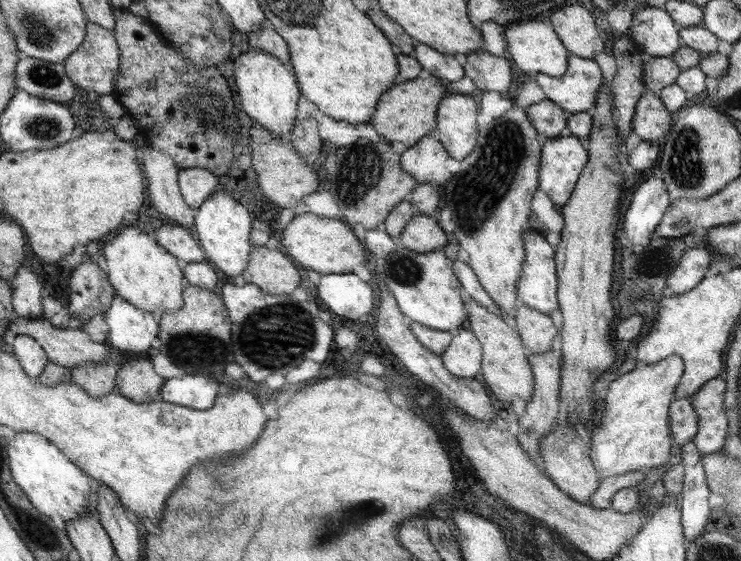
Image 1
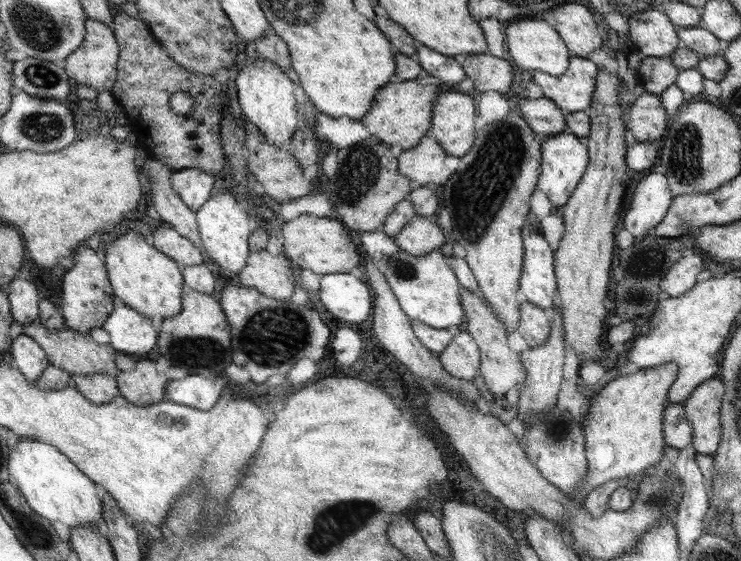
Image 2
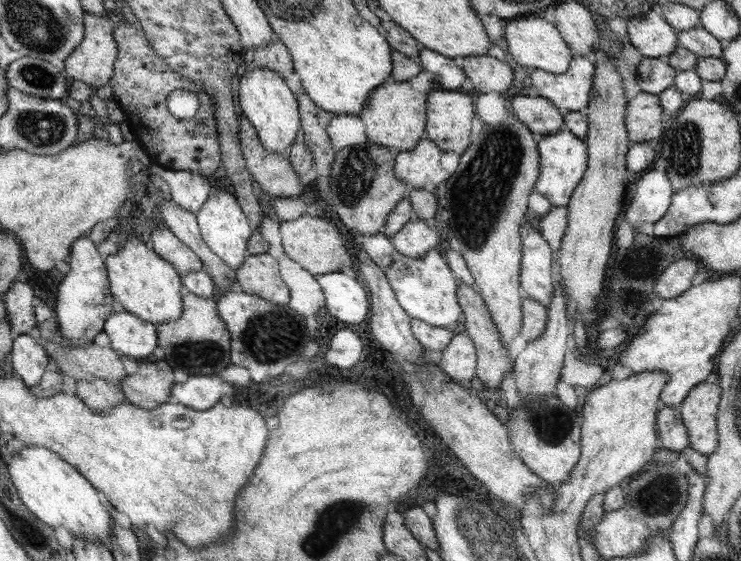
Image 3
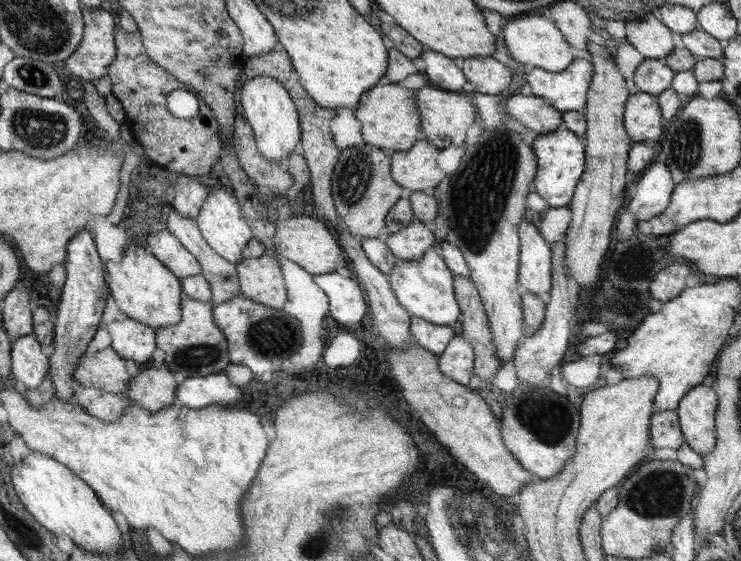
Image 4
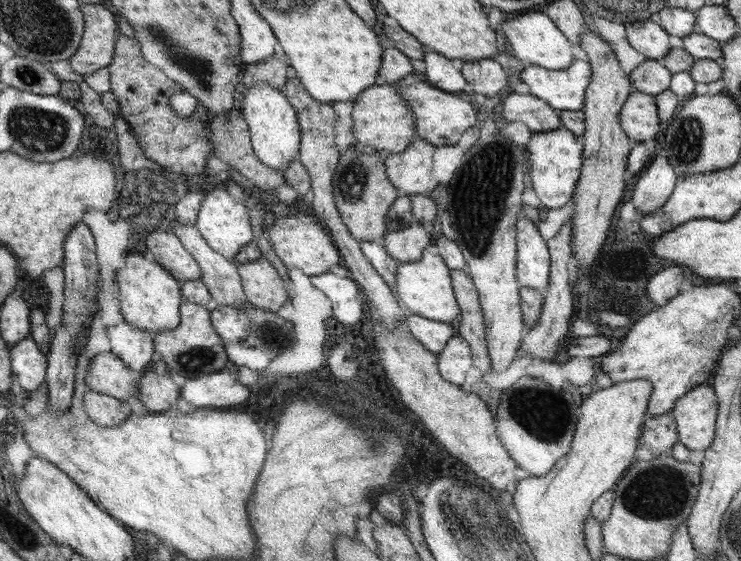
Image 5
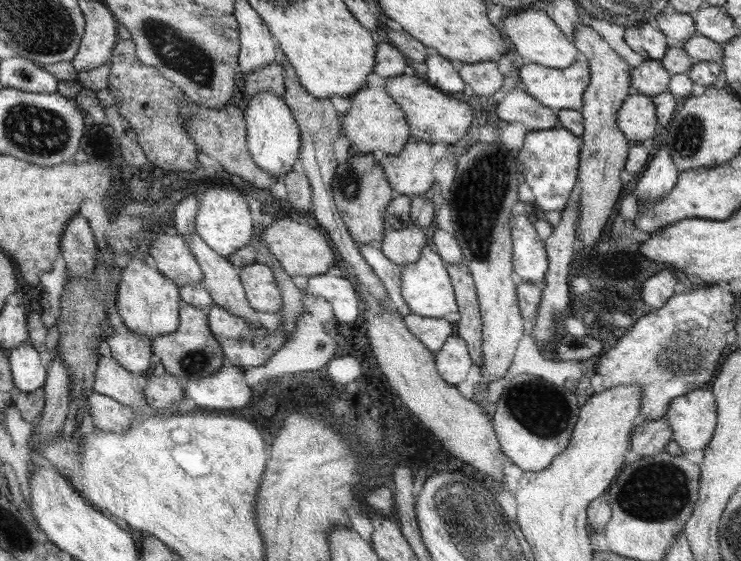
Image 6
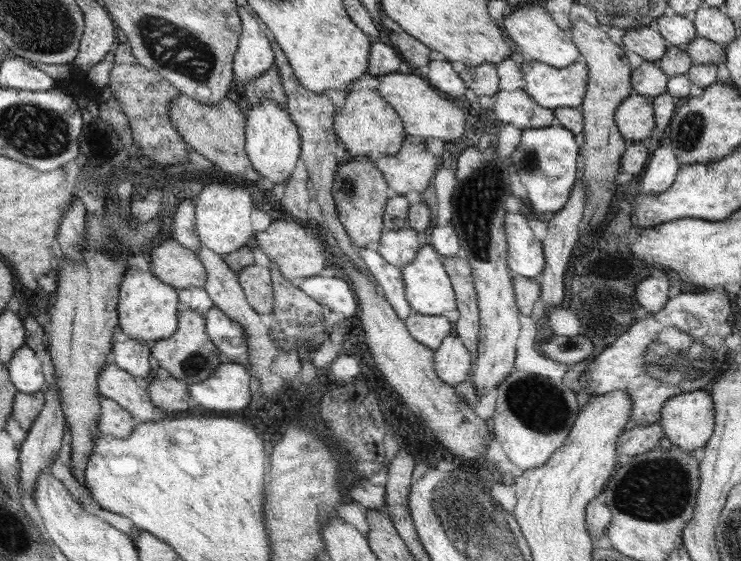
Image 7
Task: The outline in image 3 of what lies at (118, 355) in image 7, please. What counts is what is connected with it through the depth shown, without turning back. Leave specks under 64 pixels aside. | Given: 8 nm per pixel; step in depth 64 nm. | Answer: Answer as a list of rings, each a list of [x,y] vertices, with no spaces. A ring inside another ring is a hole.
[[[185,291],[184,308],[181,318],[169,323],[158,324],[154,330],[154,324],[134,316],[132,312],[113,313],[106,319],[103,332],[106,332],[111,340],[110,346],[121,356],[129,359],[148,358],[156,348],[156,331],[160,345],[166,350],[166,362],[172,364],[172,368],[186,368],[190,374],[217,375],[218,372],[226,372],[230,364],[235,364],[233,339],[225,321],[221,319],[217,302],[212,297],[196,296]]]

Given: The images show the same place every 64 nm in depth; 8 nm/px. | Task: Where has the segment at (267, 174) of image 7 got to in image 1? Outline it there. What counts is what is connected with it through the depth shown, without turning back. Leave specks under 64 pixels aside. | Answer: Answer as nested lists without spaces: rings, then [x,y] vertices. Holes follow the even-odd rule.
[[[253,50],[236,56],[234,61],[234,80],[242,110],[251,120],[256,120],[264,128],[268,128],[274,137],[286,137],[295,125],[296,108],[298,108],[298,85],[296,78],[288,72],[284,61],[280,61],[270,52]]]

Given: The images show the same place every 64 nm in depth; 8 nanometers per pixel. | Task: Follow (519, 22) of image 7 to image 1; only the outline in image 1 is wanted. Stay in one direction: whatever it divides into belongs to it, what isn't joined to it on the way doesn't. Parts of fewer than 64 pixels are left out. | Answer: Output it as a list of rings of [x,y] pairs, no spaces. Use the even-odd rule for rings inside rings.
[[[539,18],[534,20],[534,22],[507,25],[504,29],[504,36],[508,52],[510,52],[512,60],[514,60],[514,64],[522,72],[533,75],[544,73],[548,76],[559,77],[568,70],[569,49],[565,47],[561,37],[557,35],[557,31],[552,26],[548,26],[546,22],[540,21]]]

